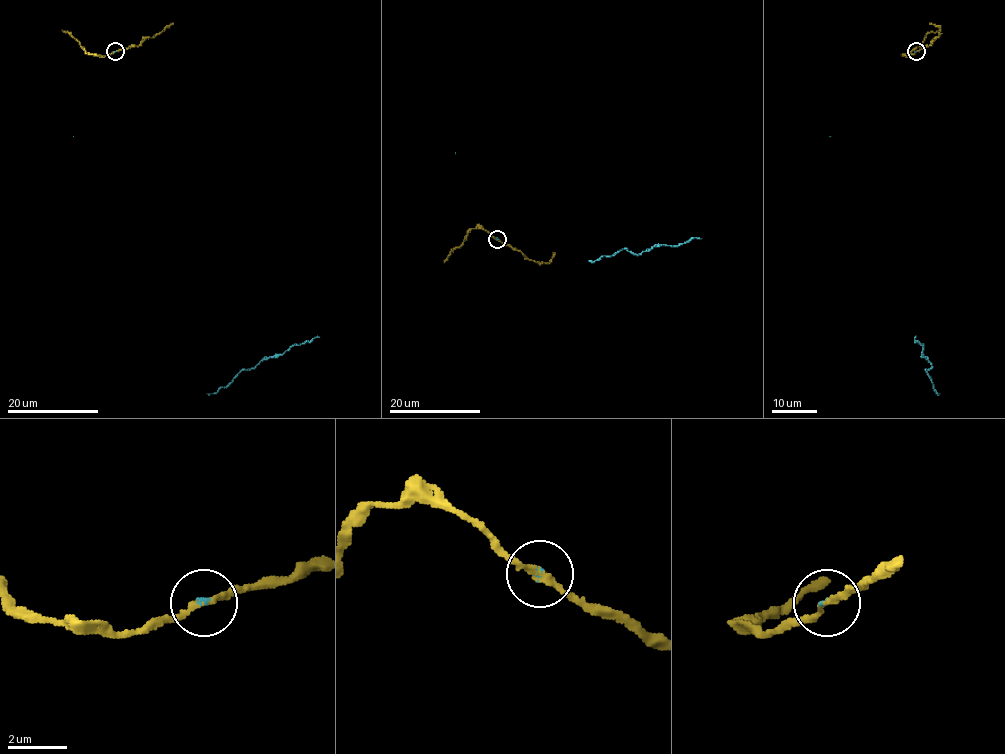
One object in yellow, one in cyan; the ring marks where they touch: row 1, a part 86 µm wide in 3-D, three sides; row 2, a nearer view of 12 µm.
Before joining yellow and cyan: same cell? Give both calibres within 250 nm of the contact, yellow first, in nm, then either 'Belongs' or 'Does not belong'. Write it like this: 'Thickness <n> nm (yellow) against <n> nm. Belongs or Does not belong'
Thickness 190 nm (yellow) against 100 nm. Does not belong

